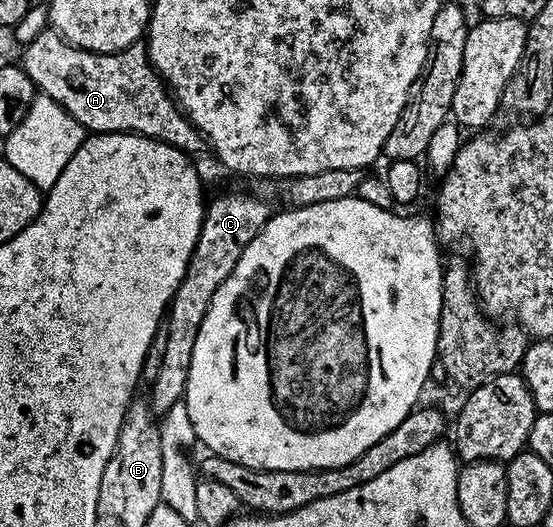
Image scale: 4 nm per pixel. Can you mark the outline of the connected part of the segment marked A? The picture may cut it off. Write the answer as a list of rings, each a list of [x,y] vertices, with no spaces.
[[[45,29],[25,45],[22,66],[37,92],[49,95],[54,102],[62,105],[62,109],[70,113],[74,121],[83,125],[85,132],[145,135],[147,139],[161,139],[163,143],[169,143],[185,153],[198,150],[200,143],[202,147],[200,130],[184,114],[164,80],[152,68],[147,46],[143,42],[130,45],[118,53],[94,53],[68,43],[54,30]]]

